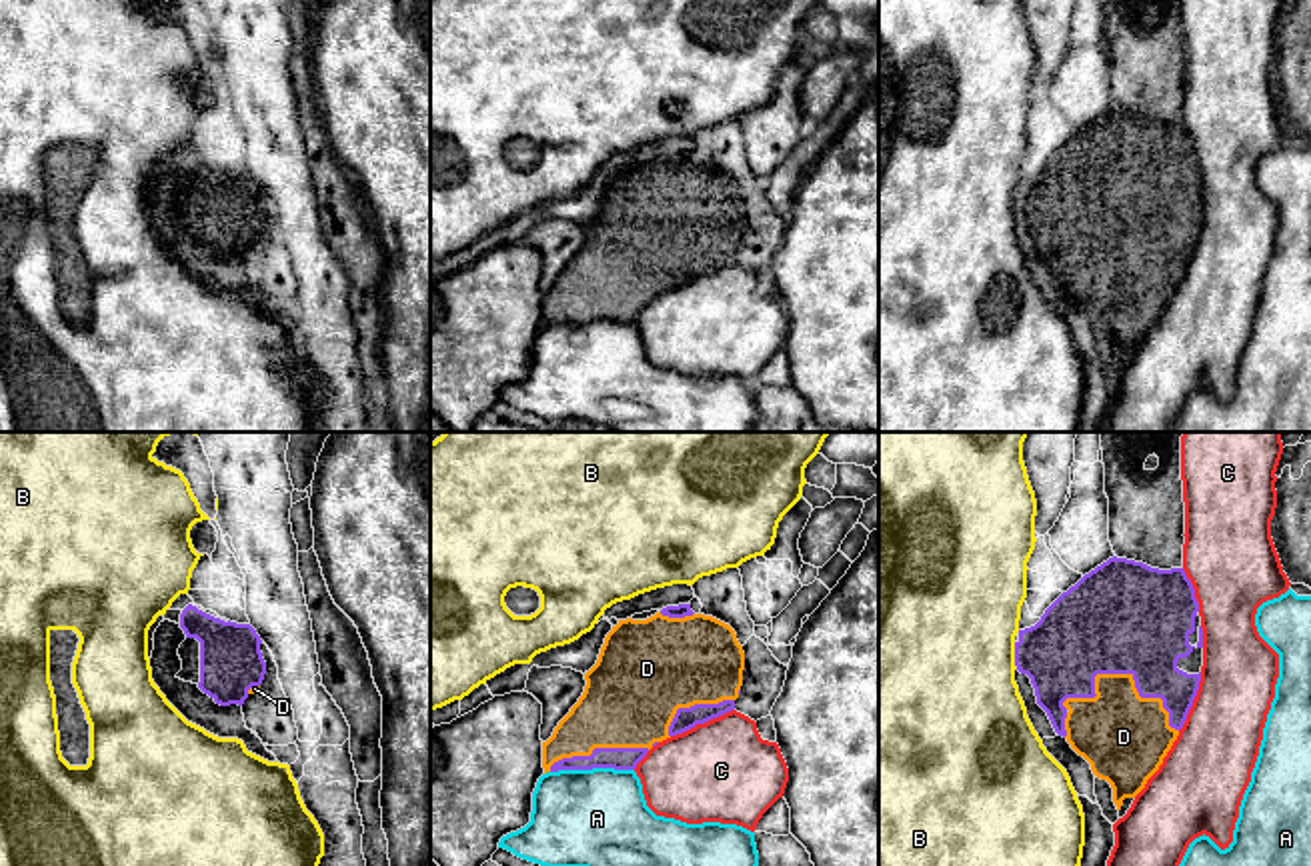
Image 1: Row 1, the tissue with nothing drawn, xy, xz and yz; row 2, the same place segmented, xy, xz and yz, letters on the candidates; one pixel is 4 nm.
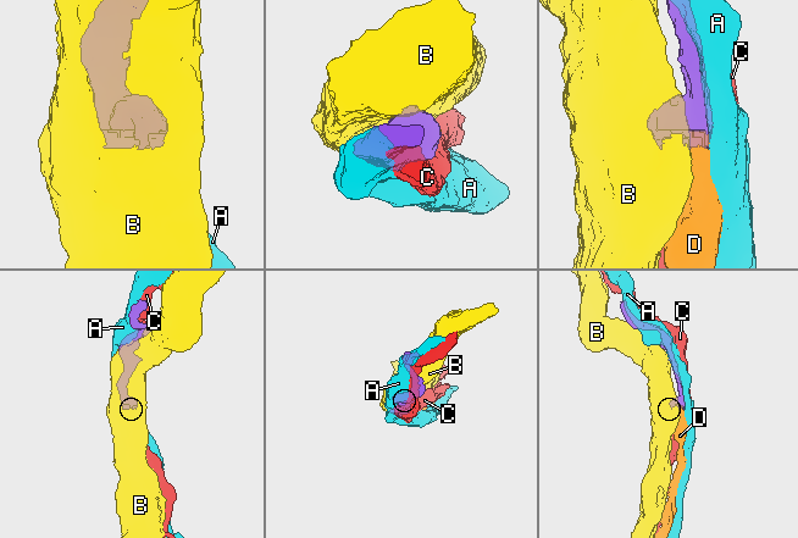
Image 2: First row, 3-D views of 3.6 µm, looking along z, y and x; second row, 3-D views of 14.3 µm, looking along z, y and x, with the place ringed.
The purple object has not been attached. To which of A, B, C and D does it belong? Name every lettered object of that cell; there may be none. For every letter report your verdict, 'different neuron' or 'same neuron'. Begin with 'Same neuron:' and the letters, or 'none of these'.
Same neuron: D
A: different neuron
B: different neuron
C: different neuron
D: same neuron

